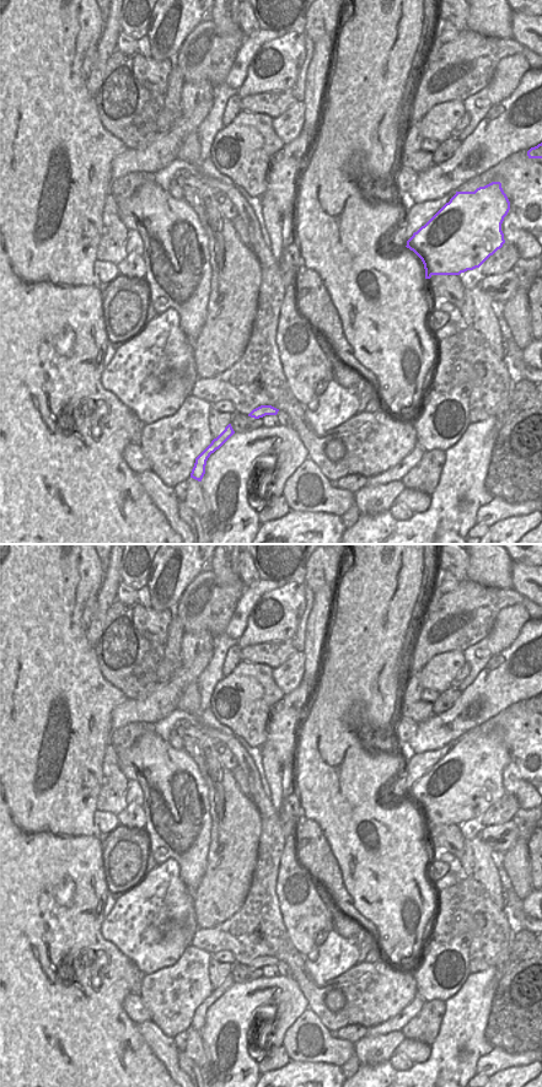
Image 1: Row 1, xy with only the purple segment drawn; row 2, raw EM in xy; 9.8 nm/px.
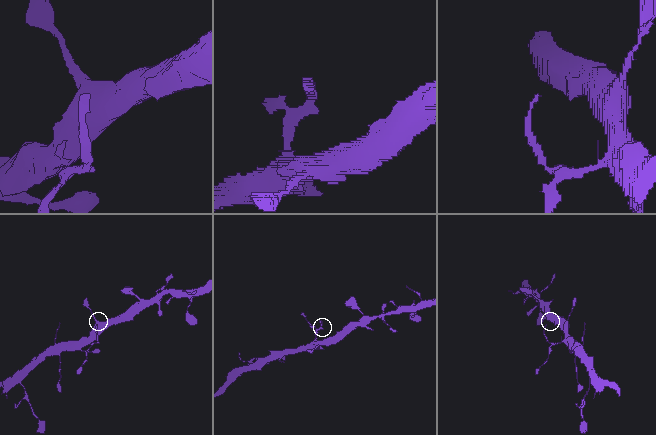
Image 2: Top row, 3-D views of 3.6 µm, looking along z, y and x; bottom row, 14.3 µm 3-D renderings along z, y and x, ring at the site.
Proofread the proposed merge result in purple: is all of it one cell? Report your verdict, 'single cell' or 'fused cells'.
fused cells

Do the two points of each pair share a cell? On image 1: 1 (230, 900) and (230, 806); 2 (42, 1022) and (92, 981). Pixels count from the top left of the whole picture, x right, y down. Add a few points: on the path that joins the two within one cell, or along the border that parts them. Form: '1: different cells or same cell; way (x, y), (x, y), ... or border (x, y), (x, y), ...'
1: same cell; way (230, 877), (232, 875), (232, 829)
2: same cell; way (54, 1010), (80, 984)

